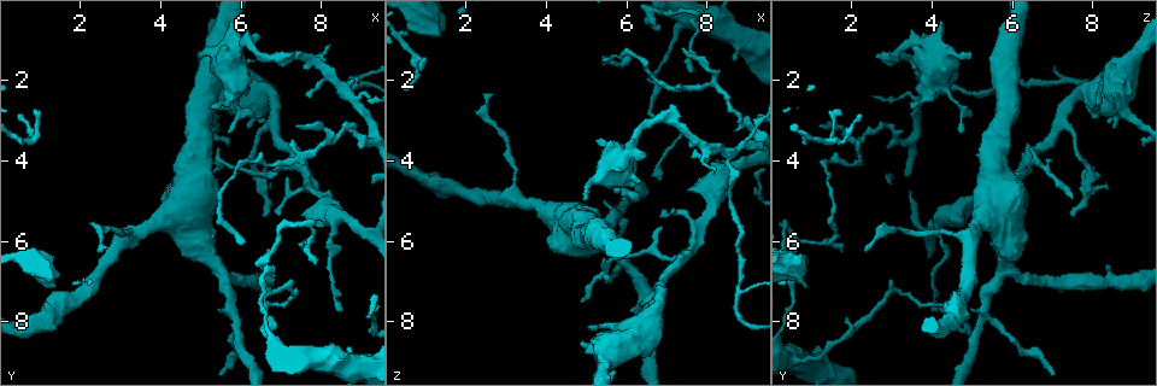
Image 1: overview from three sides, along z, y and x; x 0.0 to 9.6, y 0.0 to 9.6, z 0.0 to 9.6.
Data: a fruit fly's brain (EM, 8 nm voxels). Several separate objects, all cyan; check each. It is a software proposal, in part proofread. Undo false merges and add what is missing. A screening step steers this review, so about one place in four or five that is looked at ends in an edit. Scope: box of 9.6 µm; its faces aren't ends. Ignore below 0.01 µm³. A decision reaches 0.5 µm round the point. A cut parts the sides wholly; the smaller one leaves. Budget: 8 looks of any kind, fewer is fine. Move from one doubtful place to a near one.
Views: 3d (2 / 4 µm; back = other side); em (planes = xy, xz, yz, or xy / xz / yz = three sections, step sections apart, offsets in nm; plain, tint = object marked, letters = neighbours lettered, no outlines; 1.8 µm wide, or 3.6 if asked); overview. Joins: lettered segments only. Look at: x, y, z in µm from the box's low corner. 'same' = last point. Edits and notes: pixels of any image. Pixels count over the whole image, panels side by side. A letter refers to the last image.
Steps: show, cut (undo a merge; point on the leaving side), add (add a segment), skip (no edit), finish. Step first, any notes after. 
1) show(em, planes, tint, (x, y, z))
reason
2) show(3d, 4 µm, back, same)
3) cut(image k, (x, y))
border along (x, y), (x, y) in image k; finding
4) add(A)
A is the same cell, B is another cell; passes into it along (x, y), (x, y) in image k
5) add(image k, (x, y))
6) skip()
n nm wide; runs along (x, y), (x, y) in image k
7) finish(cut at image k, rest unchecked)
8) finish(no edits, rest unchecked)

show(3d, 4 µm, (3.25, 5.85, 4.95))
sudden change in width

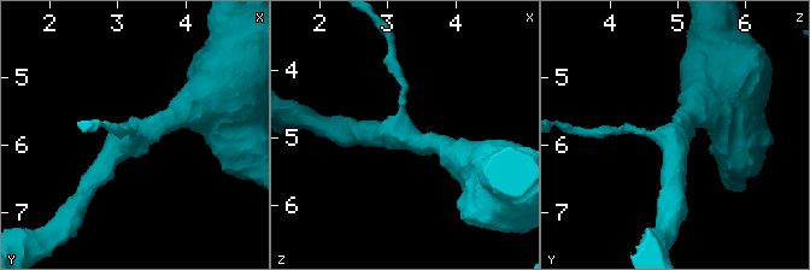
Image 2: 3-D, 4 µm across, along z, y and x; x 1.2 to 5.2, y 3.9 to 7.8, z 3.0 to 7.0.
show(em, xy, step 16, tint, (3.20, 5.85, 5.00))
3 arms; now the EM

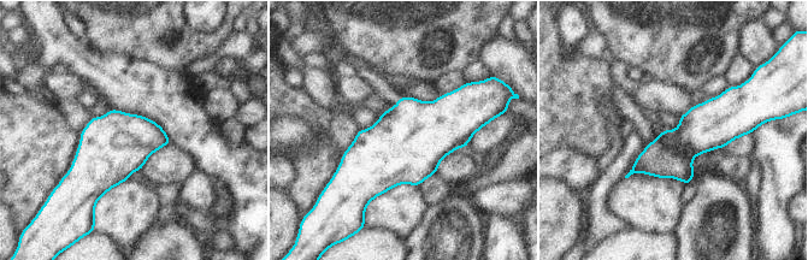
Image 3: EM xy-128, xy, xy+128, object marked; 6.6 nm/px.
show(em, planes, letters, same)

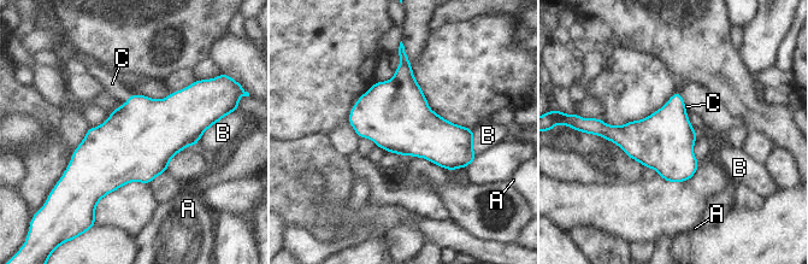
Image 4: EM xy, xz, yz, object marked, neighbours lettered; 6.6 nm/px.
add(C)
400 nm wide; C is the same cell, A and B are other cells; passes into it along (143, 134), (128, 100), (112, 83) in image 4; the cell continues

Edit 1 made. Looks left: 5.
show(overview)

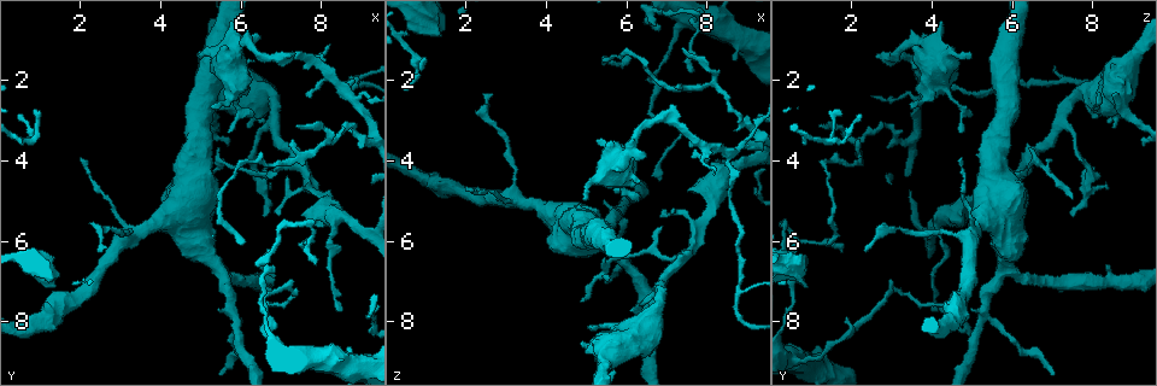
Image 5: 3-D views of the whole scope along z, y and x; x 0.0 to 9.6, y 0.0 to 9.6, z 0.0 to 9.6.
show(3d, 4 µm, (6.80, 7.65, 4.50))
thin end

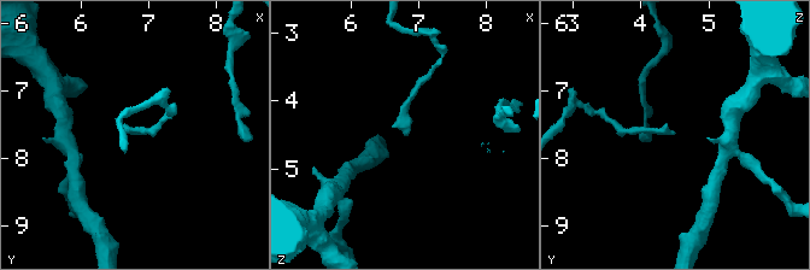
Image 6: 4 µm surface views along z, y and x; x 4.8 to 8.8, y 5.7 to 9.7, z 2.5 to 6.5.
show(em, planes, letters, (6.80, 7.65, 4.45))
shape alone is not enough

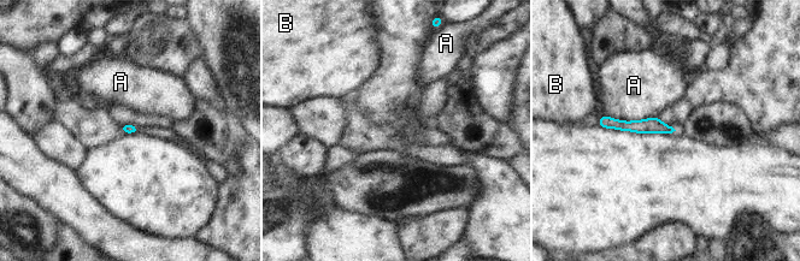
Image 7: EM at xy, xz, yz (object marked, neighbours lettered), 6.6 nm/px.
skip()
A and B are other cells; border along (604, 114), (622, 120), (658, 117) in image 7; none of them fits

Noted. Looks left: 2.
show(3d, 4 µm, (2.45, 6.25, 2.30))
long arm stops here

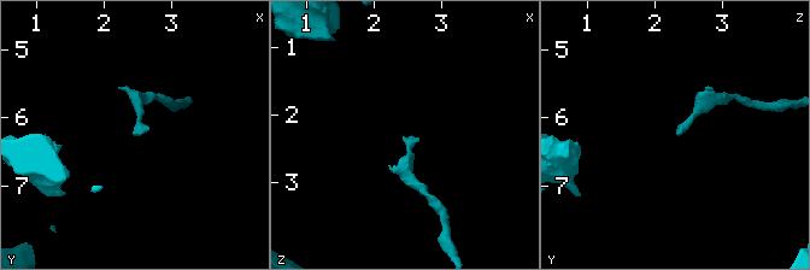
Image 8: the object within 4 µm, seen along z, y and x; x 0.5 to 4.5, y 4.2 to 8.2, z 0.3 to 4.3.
show(em, xy, step 16, letters, (2.40, 6.25, 2.30))

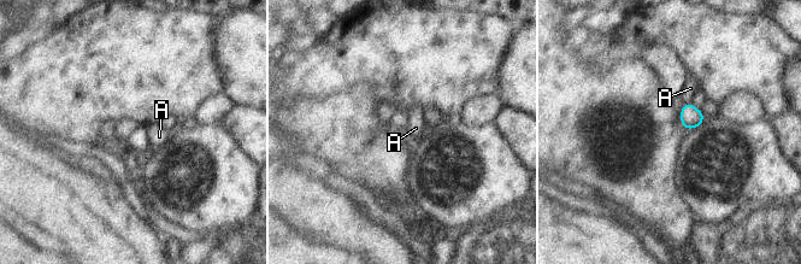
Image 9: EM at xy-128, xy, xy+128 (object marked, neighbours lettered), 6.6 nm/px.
skip()
A is another cell; none of them fits

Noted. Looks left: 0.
finish(add at image 4, rest unchecked)

